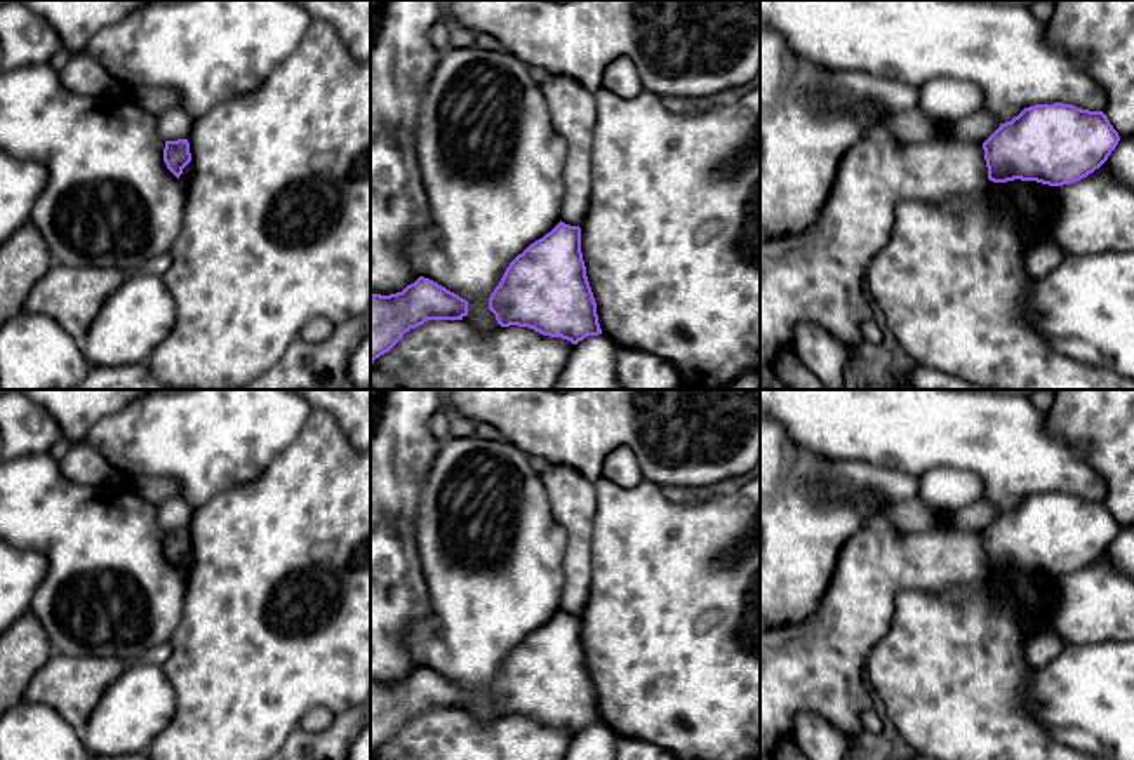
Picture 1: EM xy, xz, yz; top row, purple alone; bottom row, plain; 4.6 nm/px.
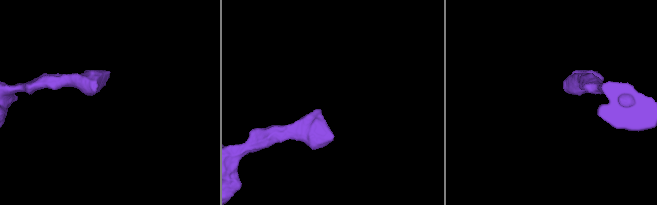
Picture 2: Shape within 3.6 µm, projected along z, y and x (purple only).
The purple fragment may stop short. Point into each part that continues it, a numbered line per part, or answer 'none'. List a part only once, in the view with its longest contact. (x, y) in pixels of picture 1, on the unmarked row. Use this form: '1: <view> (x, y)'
none

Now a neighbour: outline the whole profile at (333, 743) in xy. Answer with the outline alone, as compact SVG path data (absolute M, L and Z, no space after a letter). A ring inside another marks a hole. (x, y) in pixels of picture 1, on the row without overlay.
M370 696L360 706L348 713L334 715L332 723L320 732L308 732L303 727L296 727L282 748L270 760L348 760L351 744L357 737L357 730L370 720Z

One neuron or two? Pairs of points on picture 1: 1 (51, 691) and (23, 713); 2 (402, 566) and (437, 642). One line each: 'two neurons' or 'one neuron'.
1: two neurons
2: two neurons

